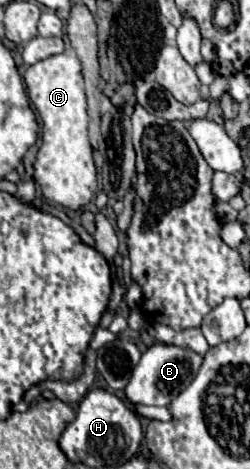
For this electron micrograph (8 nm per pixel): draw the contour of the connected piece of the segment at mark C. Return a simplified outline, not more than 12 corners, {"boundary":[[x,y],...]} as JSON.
{"boundary":[[79,60],[25,72],[43,122],[33,180],[69,210],[97,192]]}

